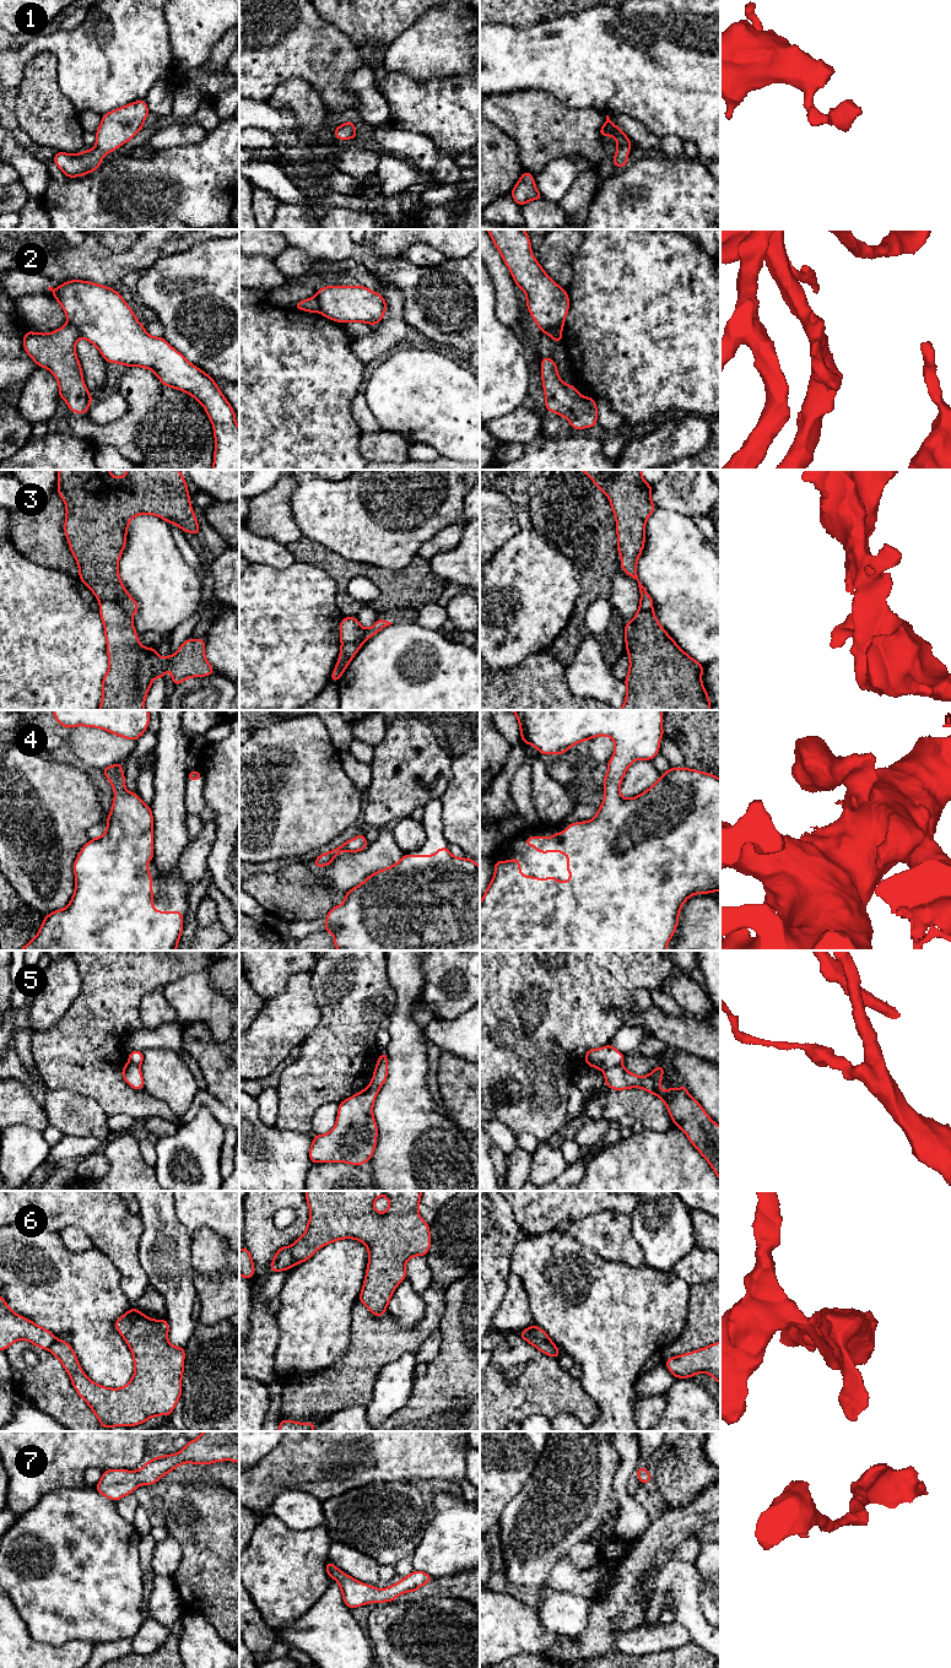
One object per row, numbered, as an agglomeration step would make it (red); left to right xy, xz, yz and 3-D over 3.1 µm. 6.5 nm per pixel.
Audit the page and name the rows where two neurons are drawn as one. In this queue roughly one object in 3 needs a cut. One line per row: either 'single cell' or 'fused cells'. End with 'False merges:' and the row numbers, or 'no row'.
1: single cell
2: fused cells
3: fused cells
4: single cell
5: fused cells
6: fused cells
7: single cell
False merges: 2, 3, 5, 6

